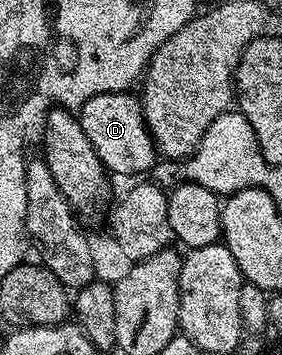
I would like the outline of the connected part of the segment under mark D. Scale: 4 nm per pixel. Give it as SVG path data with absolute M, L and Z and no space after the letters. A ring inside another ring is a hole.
M129 91L124 92L102 92L99 96L94 96L88 102L84 102L80 109L80 119L84 126L84 134L88 134L88 142L92 142L92 146L96 150L96 154L100 158L100 162L106 167L107 173L113 174L114 172L118 176L134 176L130 178L138 178L141 172L149 173L153 169L156 161L159 159L160 153L155 145L153 136L150 135L148 129L146 129L146 119L142 116L142 101L137 95L131 94Z

